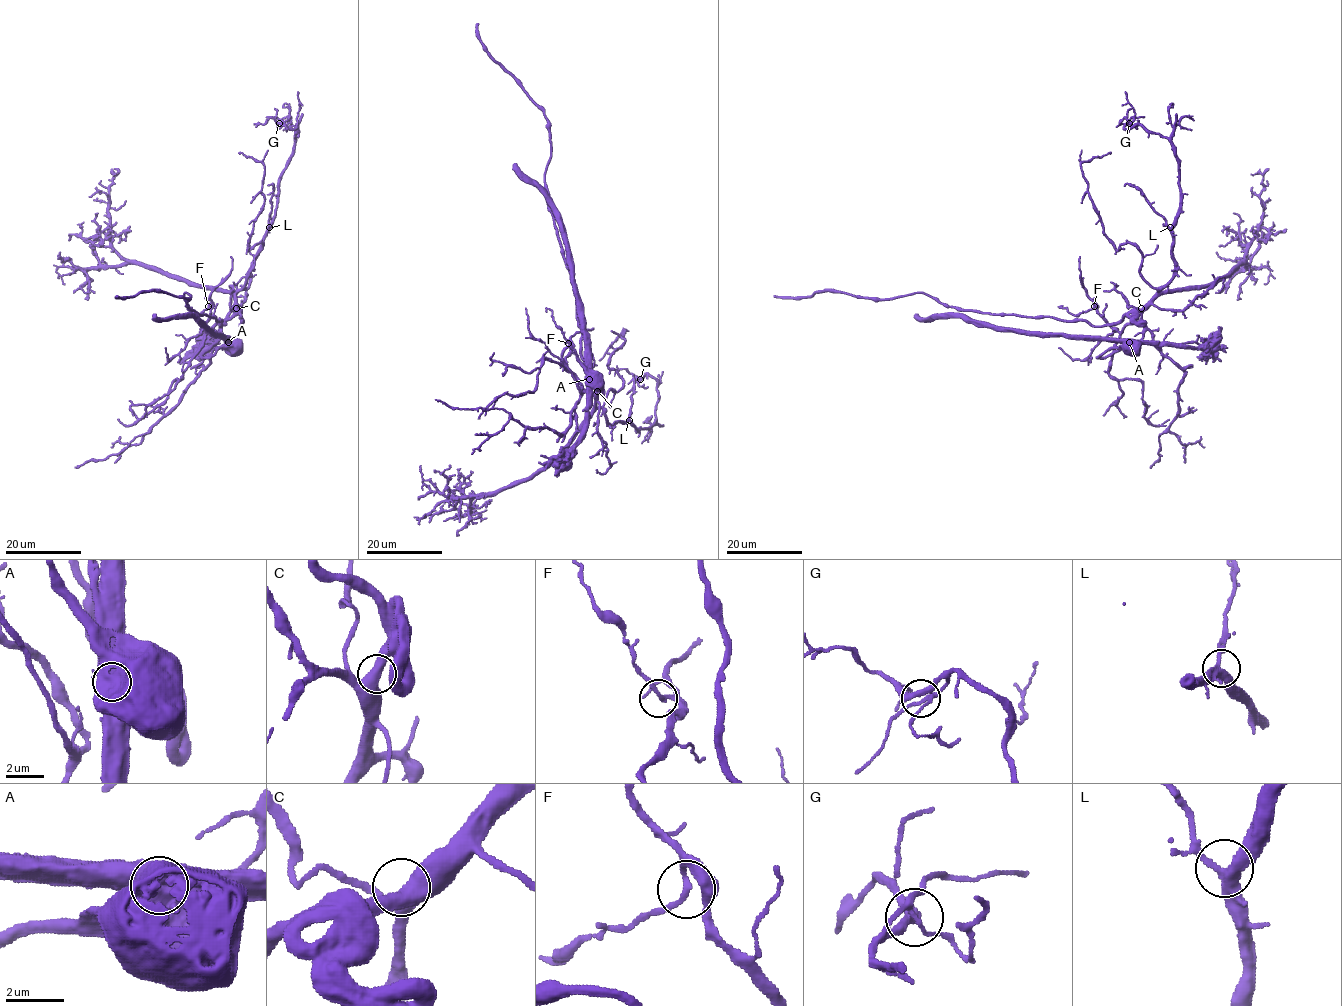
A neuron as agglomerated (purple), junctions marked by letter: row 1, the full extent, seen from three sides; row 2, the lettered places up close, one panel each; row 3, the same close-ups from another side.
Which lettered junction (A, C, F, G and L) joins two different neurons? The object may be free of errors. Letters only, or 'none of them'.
A

